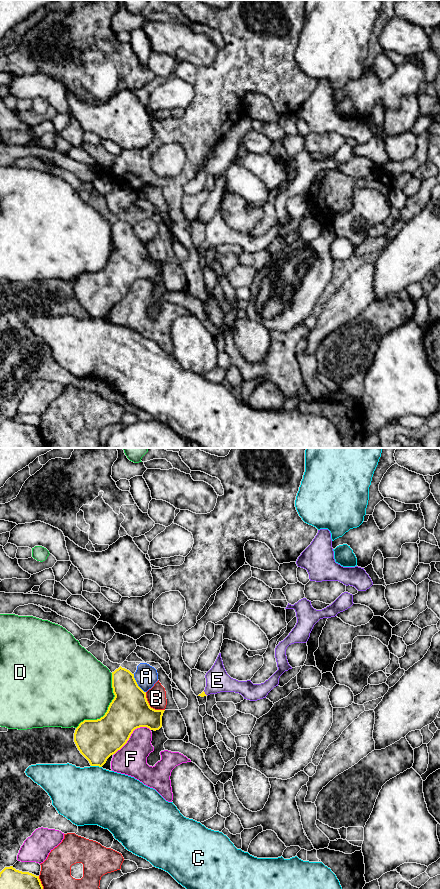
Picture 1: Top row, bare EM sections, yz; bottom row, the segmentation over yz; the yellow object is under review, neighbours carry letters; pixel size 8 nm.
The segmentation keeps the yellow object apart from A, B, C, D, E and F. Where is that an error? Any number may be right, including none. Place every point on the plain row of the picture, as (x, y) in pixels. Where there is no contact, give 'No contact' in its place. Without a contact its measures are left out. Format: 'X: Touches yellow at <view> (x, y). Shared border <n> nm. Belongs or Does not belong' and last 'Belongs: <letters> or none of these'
A: Touches yellow at yz (136, 235). Shared border 180 nm. Does not belong
B: Touches yellow at yz (149, 258). Shared border 220 nm. Does not belong
C: Touches yellow at yz (96, 317). Shared border 90 nm. Does not belong
D: Touches yellow at yz (108, 260). Shared border 550 nm. Does not belong
E: Touches yellow at yz (204, 245). Shared border 50 nm. Belongs
F: Touches yellow at yz (131, 285). Shared border 360 nm. Does not belong
Belongs: E

